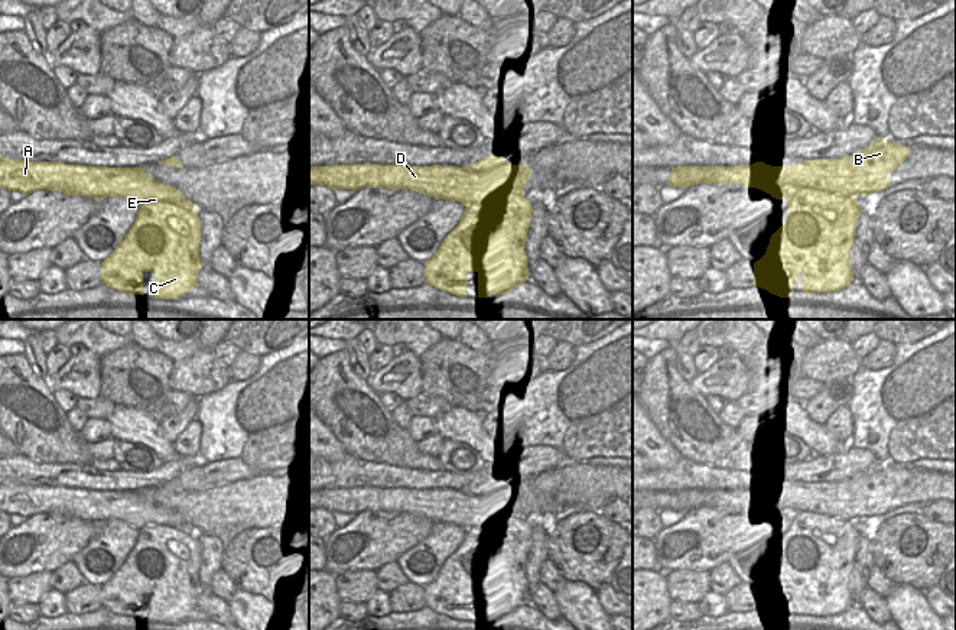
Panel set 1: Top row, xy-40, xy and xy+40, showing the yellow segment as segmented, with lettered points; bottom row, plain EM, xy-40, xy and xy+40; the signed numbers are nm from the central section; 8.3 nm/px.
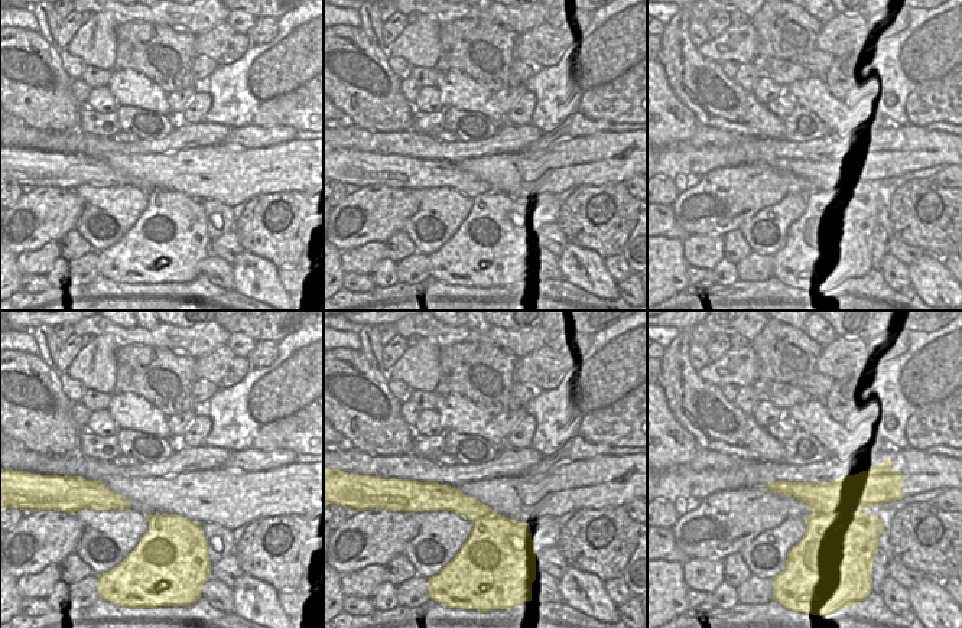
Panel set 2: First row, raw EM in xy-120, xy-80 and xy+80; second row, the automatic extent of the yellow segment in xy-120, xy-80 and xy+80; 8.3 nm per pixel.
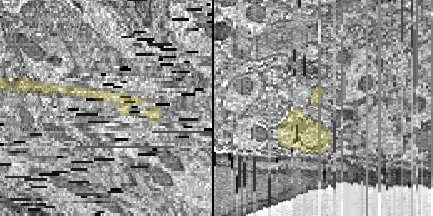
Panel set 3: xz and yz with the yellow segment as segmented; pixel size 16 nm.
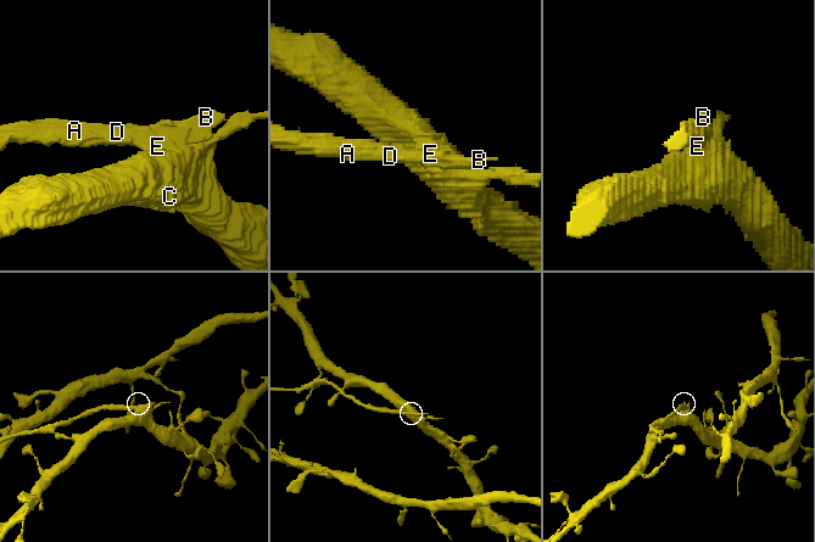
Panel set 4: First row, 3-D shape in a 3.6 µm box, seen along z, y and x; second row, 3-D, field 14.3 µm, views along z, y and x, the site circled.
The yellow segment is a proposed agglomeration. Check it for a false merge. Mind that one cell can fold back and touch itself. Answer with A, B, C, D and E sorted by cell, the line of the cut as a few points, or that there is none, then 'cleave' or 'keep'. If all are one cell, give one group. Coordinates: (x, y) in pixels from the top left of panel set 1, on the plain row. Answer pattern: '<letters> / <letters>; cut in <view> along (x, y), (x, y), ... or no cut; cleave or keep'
A D / B C E; cut in xy+40 along (740, 489), (768, 494), (773, 502), (771, 512), (780, 519); cleave

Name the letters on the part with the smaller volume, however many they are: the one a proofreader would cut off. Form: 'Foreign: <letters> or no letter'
Foreign: A, D

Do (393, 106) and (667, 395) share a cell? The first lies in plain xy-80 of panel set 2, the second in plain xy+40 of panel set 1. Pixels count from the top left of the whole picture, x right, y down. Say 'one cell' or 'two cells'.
one cell

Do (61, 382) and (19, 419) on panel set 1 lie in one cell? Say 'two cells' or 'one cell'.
two cells

